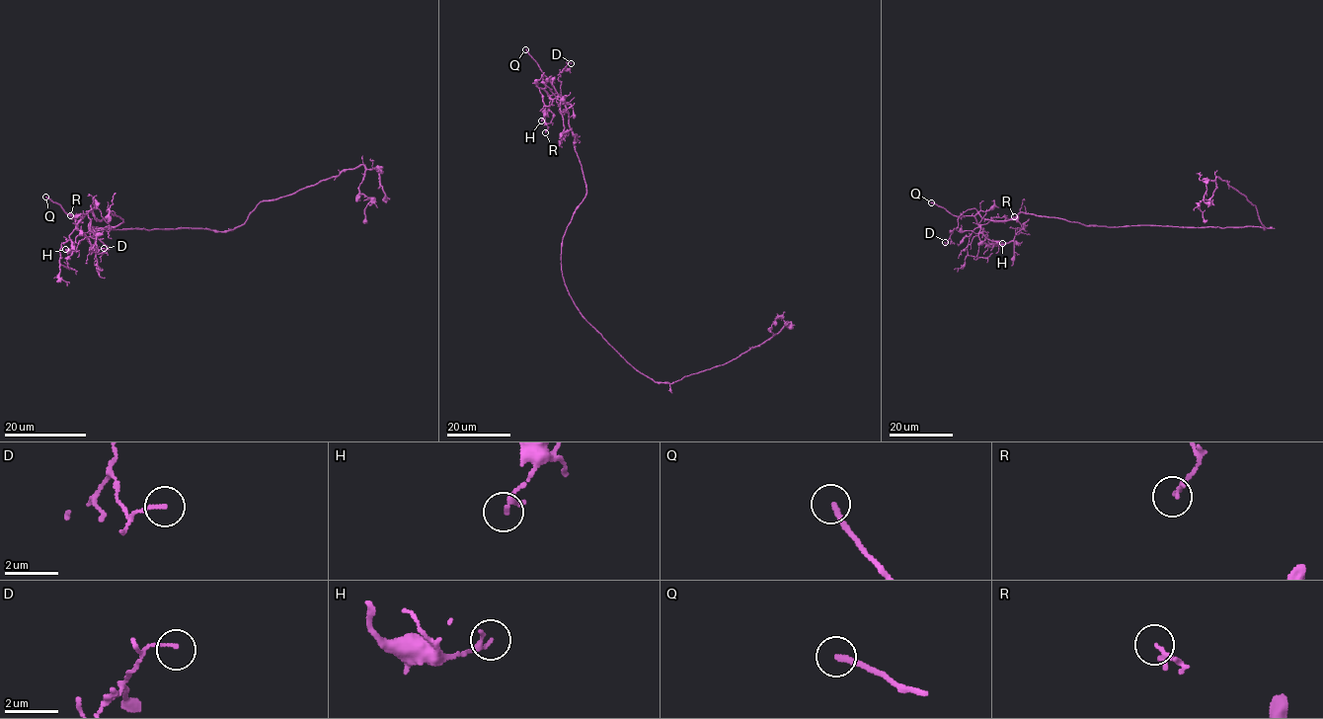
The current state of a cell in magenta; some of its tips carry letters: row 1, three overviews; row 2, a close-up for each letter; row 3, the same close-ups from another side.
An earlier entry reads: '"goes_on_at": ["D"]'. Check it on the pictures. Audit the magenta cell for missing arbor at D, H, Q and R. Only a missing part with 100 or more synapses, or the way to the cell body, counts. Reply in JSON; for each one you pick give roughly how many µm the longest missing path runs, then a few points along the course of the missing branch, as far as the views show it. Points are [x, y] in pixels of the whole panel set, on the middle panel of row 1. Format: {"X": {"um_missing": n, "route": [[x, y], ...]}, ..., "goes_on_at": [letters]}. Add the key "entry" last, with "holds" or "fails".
{"Q": {"um_missing": 70}, "goes_on_at": ["Q"], "entry": "fails"}

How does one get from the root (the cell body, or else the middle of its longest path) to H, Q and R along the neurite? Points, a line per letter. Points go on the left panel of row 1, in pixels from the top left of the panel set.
H: (105, 229), (91, 226), (123, 220), (108, 210), (101, 220), (89, 212), (65, 249)
Q: (105, 229), (91, 226), (116, 226), (123, 220), (108, 210), (101, 220), (91, 212), (69, 215), (45, 197)
R: (105, 229), (91, 226), (116, 226), (123, 220), (108, 210), (101, 220), (89, 212), (77, 225), (70, 215)

